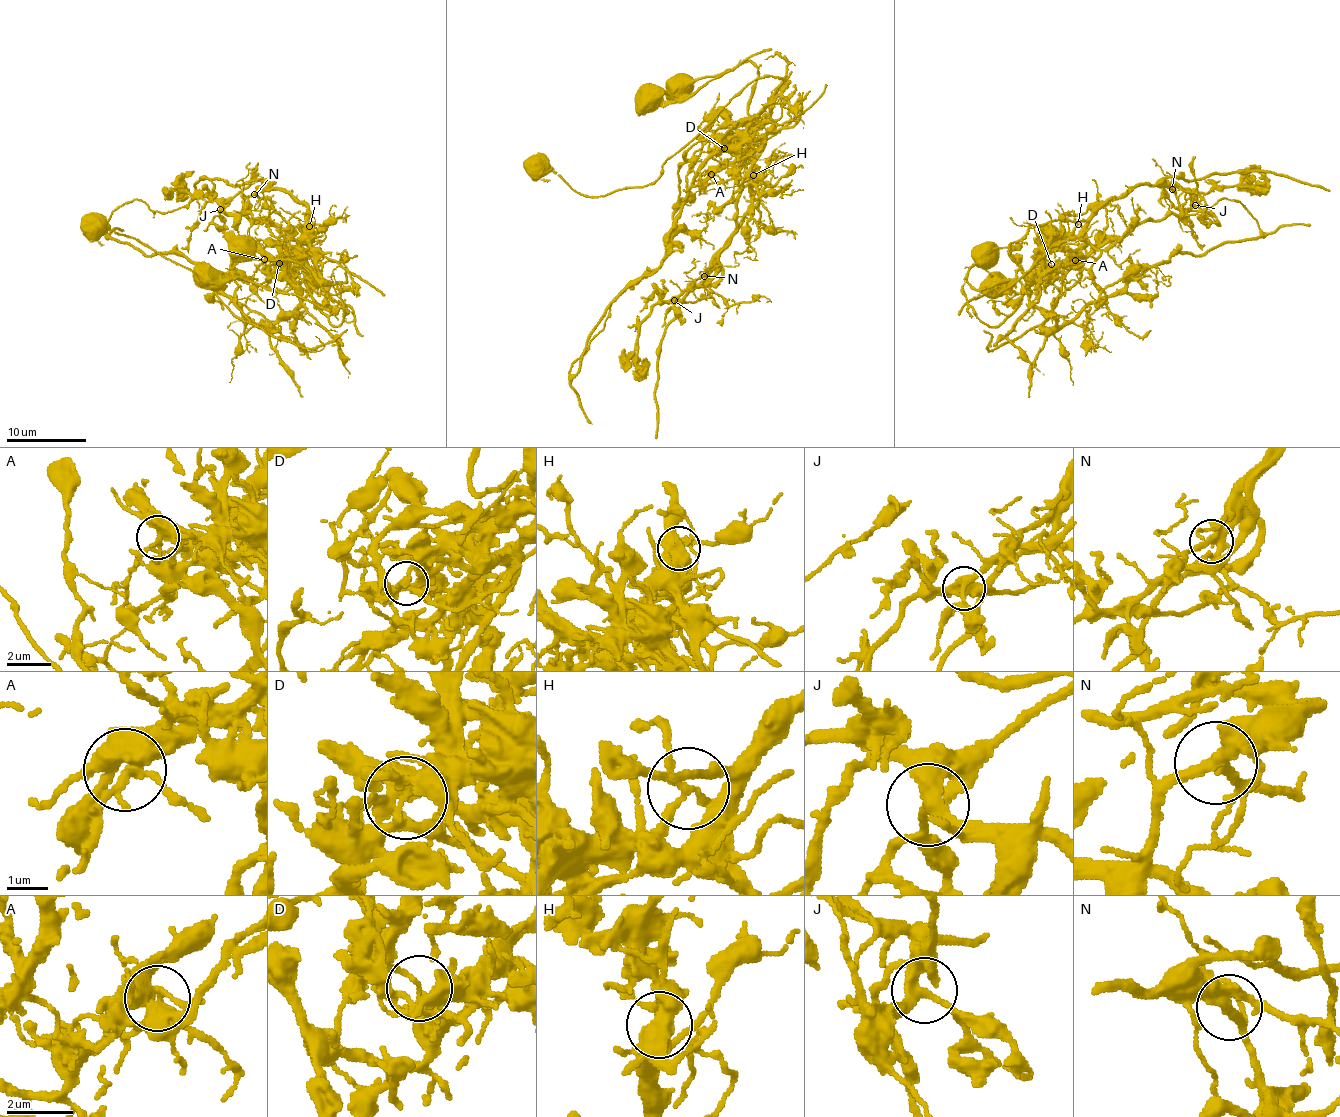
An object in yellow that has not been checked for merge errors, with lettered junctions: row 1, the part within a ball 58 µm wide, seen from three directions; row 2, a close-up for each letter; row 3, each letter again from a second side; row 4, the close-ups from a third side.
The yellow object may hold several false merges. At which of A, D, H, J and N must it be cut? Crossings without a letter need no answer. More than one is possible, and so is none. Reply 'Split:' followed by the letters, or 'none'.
Split: D, H

